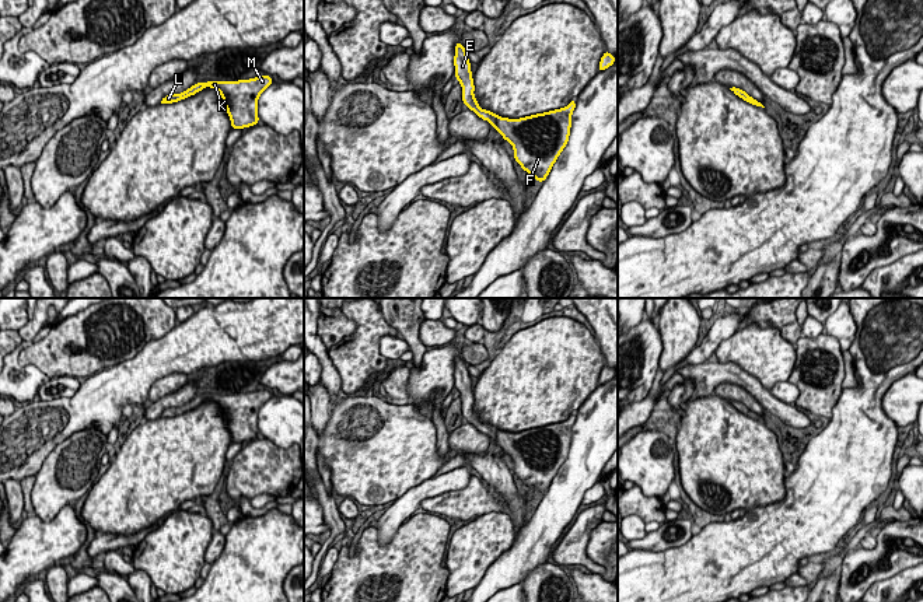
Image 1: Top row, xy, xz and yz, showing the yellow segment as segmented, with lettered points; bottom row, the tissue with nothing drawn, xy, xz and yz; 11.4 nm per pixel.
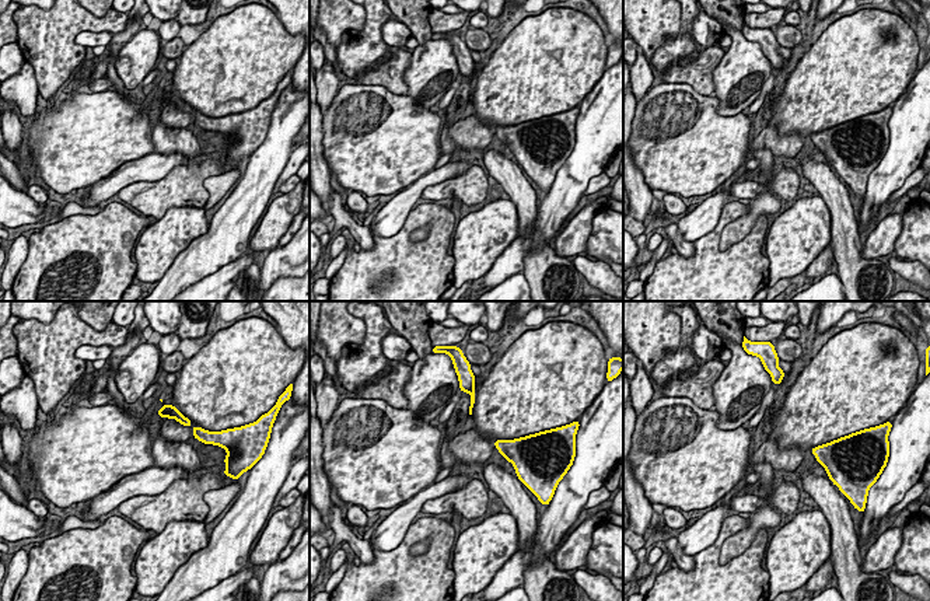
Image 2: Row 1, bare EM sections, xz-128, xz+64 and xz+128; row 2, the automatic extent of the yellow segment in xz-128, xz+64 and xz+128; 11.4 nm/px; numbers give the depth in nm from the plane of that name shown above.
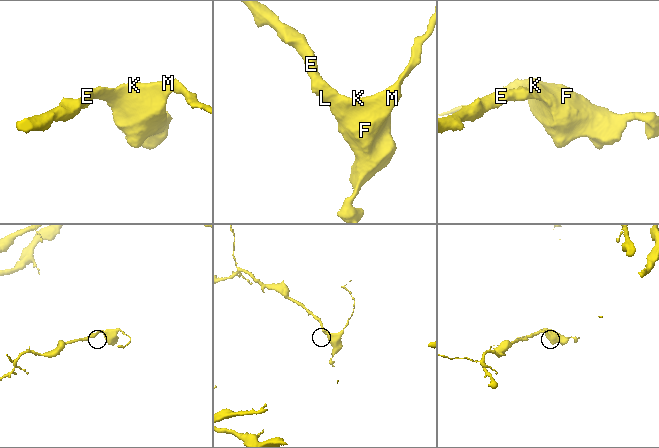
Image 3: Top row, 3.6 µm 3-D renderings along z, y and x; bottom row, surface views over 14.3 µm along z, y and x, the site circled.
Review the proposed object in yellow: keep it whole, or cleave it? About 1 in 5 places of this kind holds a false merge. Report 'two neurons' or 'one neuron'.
one neuron

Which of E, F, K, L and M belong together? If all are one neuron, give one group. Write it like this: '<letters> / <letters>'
E F K L M

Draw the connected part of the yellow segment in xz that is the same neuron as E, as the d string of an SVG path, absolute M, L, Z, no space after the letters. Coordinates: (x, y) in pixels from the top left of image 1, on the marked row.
M461 42L455 43L454 73L462 87L462 102L480 119L487 120L503 136L503 140L513 146L514 160L542 183L569 143L576 99L564 108L520 119L501 118L482 109L473 95L475 84L466 52Z

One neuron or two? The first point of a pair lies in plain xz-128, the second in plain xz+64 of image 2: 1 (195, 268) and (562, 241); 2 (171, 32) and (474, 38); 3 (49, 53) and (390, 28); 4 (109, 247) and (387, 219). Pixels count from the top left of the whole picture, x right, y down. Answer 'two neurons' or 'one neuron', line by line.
1: two neurons
2: two neurons
3: two neurons
4: two neurons

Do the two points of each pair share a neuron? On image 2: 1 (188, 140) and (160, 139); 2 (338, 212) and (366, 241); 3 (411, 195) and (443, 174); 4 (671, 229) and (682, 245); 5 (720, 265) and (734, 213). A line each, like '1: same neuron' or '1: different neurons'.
1: same neuron
2: same neuron
3: same neuron
4: same neuron
5: same neuron

